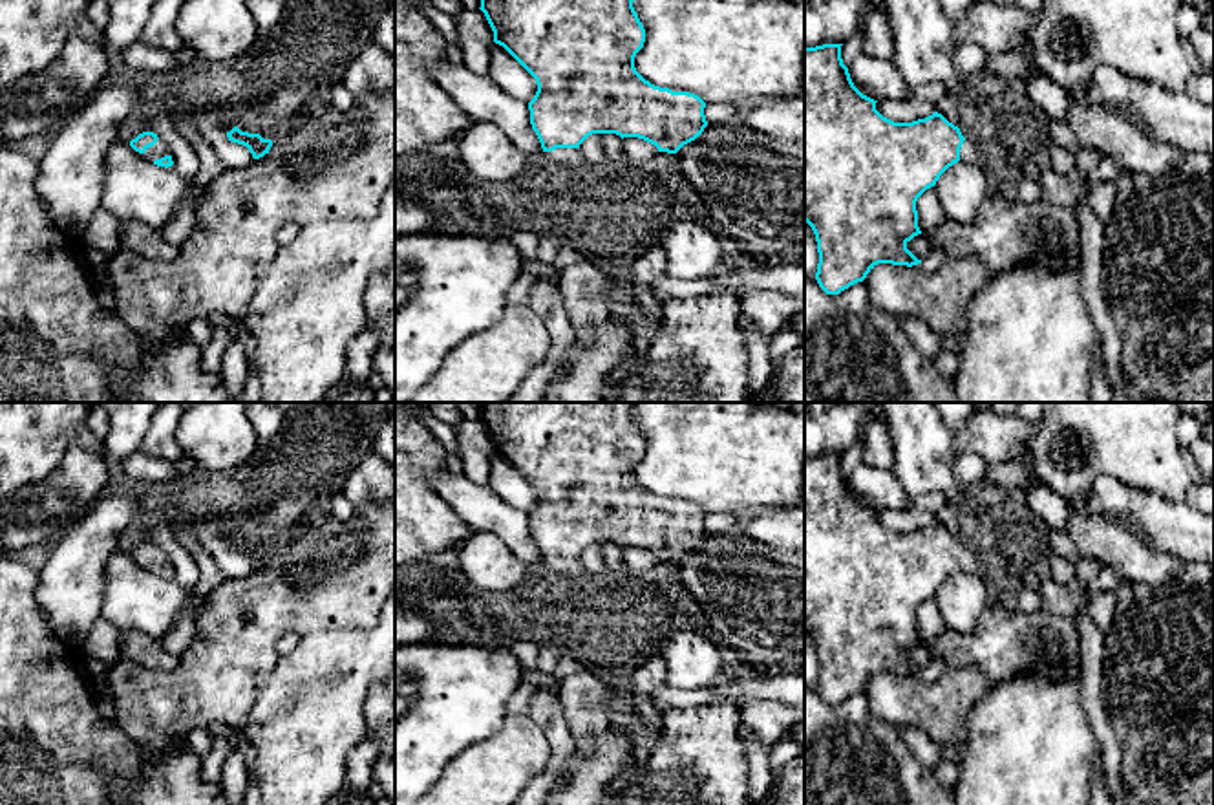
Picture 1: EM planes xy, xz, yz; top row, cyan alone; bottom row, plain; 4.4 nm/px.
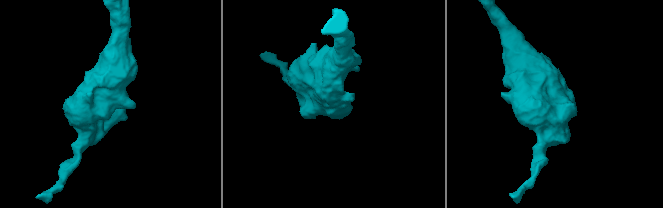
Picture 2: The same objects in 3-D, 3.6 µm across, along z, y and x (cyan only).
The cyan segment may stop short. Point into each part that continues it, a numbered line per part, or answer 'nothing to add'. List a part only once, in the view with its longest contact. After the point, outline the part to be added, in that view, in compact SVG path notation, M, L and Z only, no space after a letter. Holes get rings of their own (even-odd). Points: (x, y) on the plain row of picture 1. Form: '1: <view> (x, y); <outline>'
1: xz (571, 568); M556 558L552 562L545 562L547 567L561 576L580 576L585 573L585 567L581 565L580 558Z

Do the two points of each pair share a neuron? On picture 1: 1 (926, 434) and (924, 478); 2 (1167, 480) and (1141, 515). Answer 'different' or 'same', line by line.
1: same
2: different

